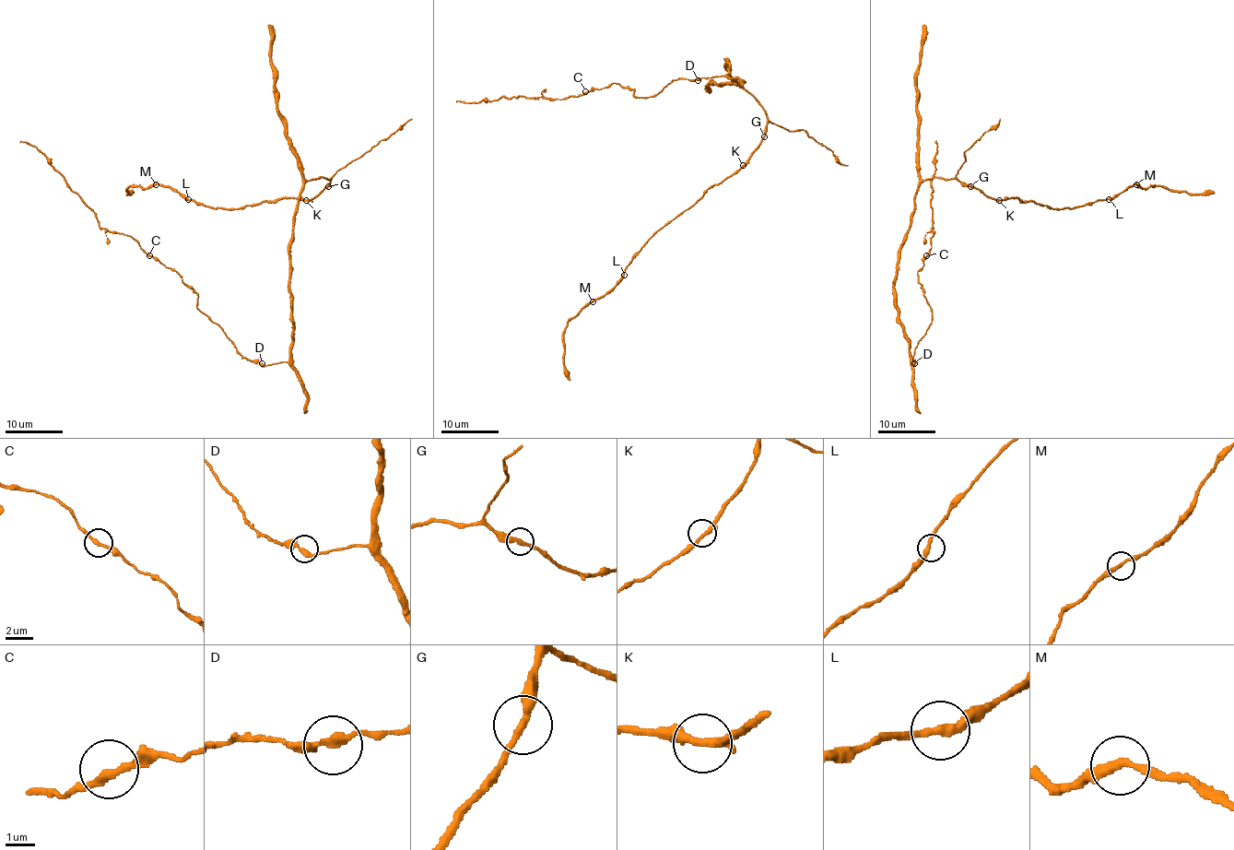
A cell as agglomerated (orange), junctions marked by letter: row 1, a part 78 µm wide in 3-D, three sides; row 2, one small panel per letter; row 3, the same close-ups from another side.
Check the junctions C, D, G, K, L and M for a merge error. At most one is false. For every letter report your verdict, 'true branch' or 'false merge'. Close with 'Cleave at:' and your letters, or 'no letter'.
C: true branch
D: true branch
G: true branch
K: true branch
L: true branch
M: true branch
Cleave at: no letter

